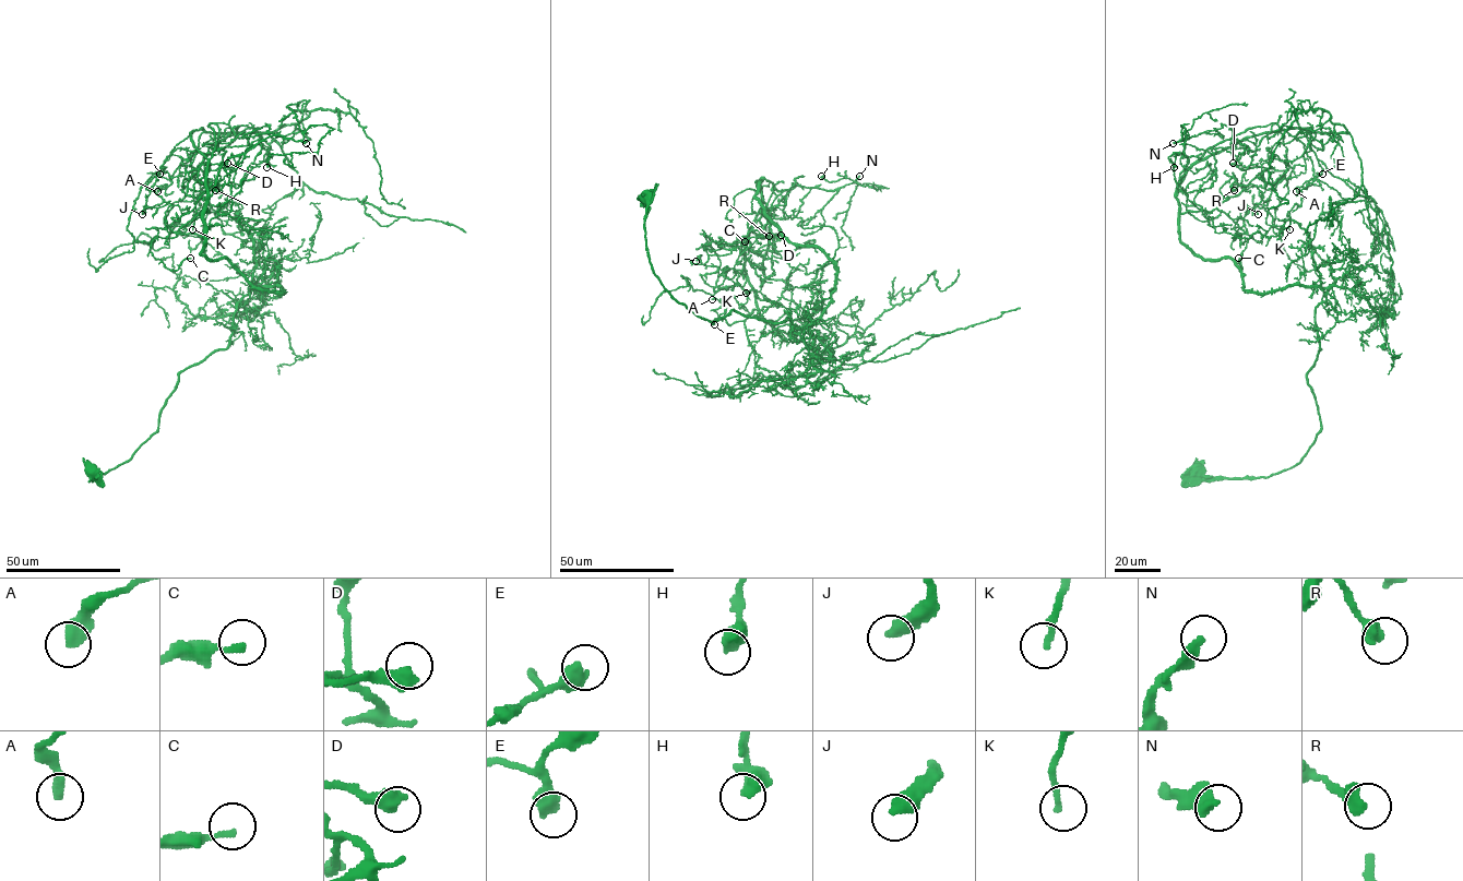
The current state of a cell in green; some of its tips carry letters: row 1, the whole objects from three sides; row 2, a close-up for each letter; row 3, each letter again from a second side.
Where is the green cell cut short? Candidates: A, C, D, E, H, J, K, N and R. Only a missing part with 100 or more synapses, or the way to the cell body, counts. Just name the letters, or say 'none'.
none

